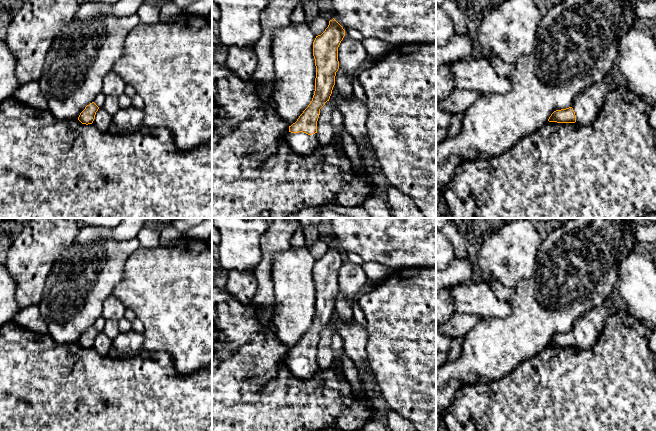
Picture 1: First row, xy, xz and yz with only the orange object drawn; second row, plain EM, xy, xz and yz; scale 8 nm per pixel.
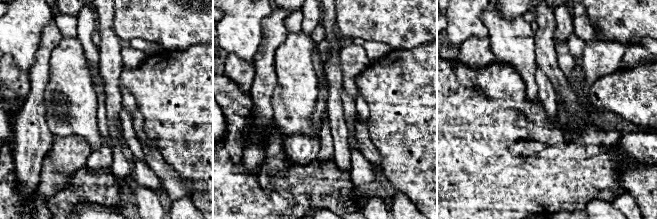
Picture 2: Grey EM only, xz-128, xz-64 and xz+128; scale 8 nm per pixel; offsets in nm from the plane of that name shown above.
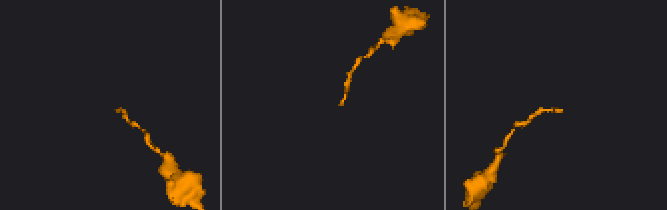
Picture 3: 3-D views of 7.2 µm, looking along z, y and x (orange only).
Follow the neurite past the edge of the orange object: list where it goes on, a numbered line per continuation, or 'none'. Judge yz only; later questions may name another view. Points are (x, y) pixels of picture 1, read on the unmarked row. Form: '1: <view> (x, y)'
1: yz (587, 328)

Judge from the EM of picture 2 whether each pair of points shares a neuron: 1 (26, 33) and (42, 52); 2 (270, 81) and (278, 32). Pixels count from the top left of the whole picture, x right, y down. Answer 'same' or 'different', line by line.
1: different
2: same

